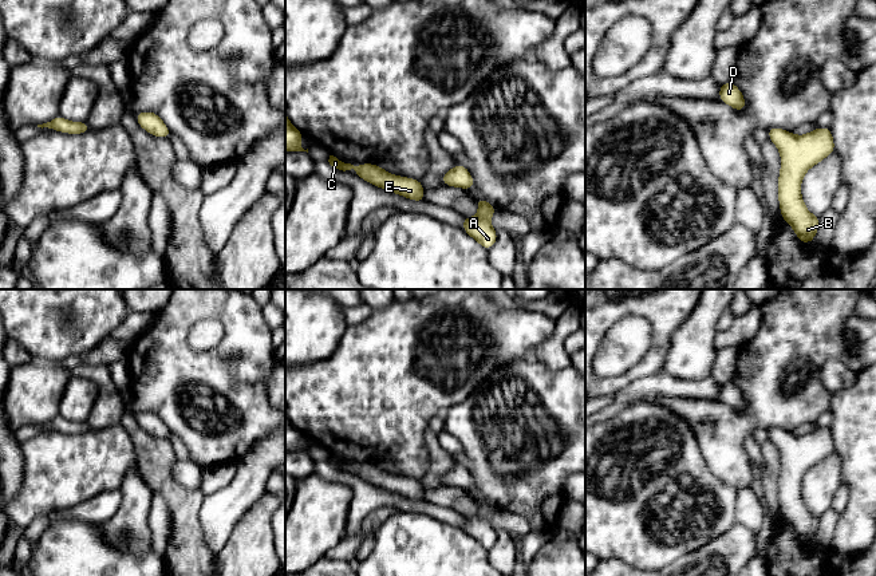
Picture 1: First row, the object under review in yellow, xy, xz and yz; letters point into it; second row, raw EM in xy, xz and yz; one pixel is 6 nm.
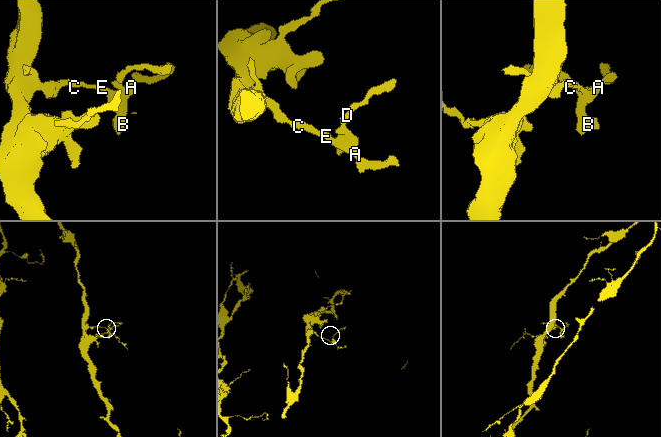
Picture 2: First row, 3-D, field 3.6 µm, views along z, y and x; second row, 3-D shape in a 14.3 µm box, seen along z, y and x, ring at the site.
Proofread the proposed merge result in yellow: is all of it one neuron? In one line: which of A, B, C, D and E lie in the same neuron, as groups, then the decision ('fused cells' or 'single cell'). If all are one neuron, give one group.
A B C D E; single cell

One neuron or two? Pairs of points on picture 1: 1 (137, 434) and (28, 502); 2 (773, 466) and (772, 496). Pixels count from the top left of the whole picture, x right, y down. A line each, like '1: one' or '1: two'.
1: two
2: one

